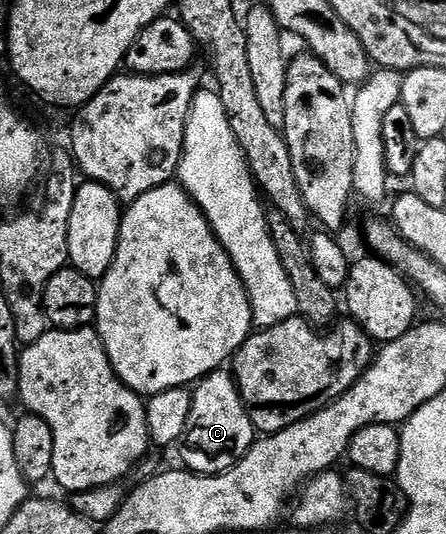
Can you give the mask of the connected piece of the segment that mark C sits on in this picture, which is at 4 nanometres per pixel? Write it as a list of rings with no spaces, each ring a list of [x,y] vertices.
[[[222,368],[206,375],[197,383],[191,398],[192,408],[178,446],[181,465],[195,474],[222,474],[242,459],[256,441],[249,410],[243,404],[233,375]]]

